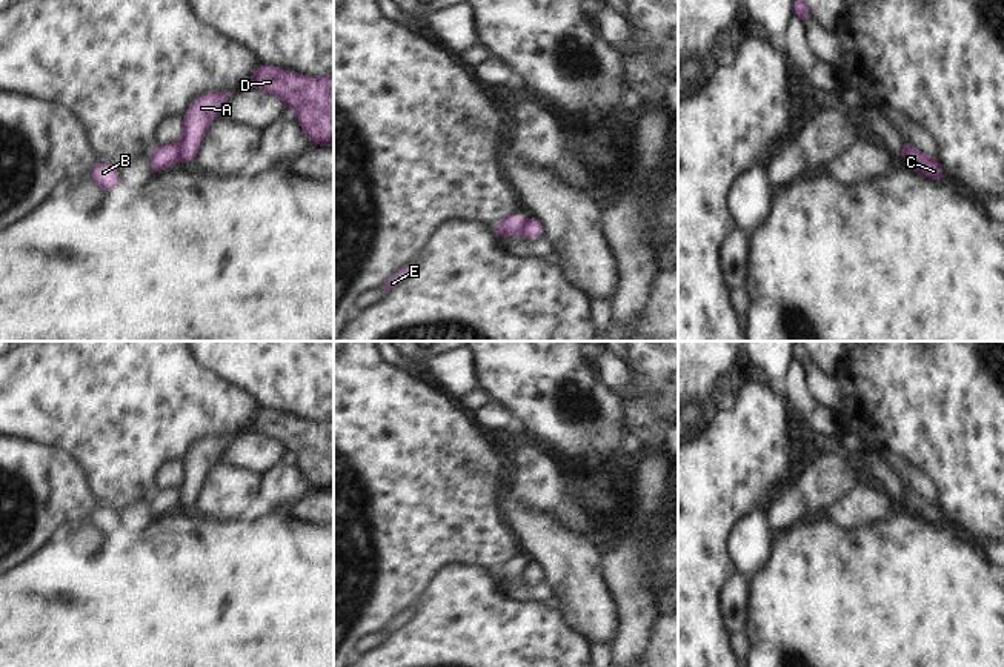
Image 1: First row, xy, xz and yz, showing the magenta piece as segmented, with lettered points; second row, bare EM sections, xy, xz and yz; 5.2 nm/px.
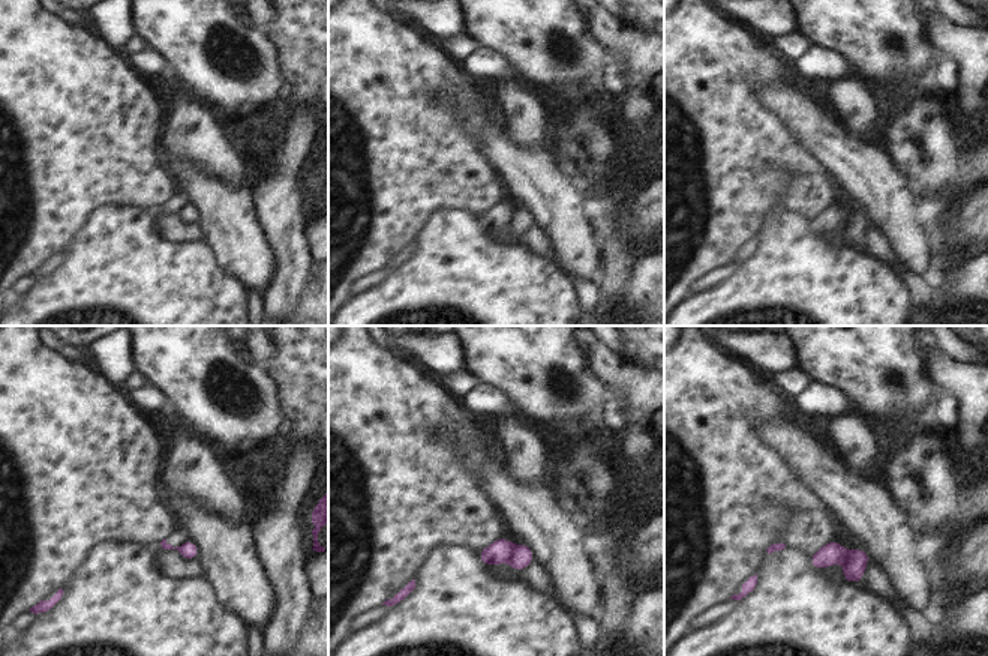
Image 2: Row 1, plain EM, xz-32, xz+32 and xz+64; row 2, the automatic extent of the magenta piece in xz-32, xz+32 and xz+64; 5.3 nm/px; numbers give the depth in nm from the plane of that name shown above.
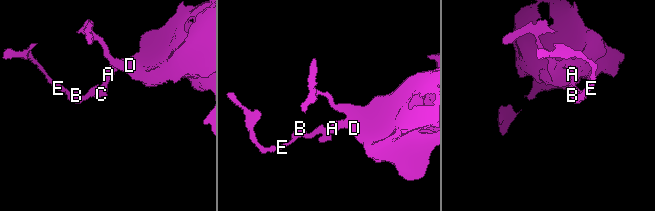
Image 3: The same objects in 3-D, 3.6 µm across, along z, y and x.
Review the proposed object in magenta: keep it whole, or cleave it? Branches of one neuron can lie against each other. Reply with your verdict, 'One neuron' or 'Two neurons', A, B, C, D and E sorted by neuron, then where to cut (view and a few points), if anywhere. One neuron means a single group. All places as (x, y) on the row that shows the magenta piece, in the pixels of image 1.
Two neurons. Groups: A C D / B E. Split along xy (179, 145), (180, 157).

